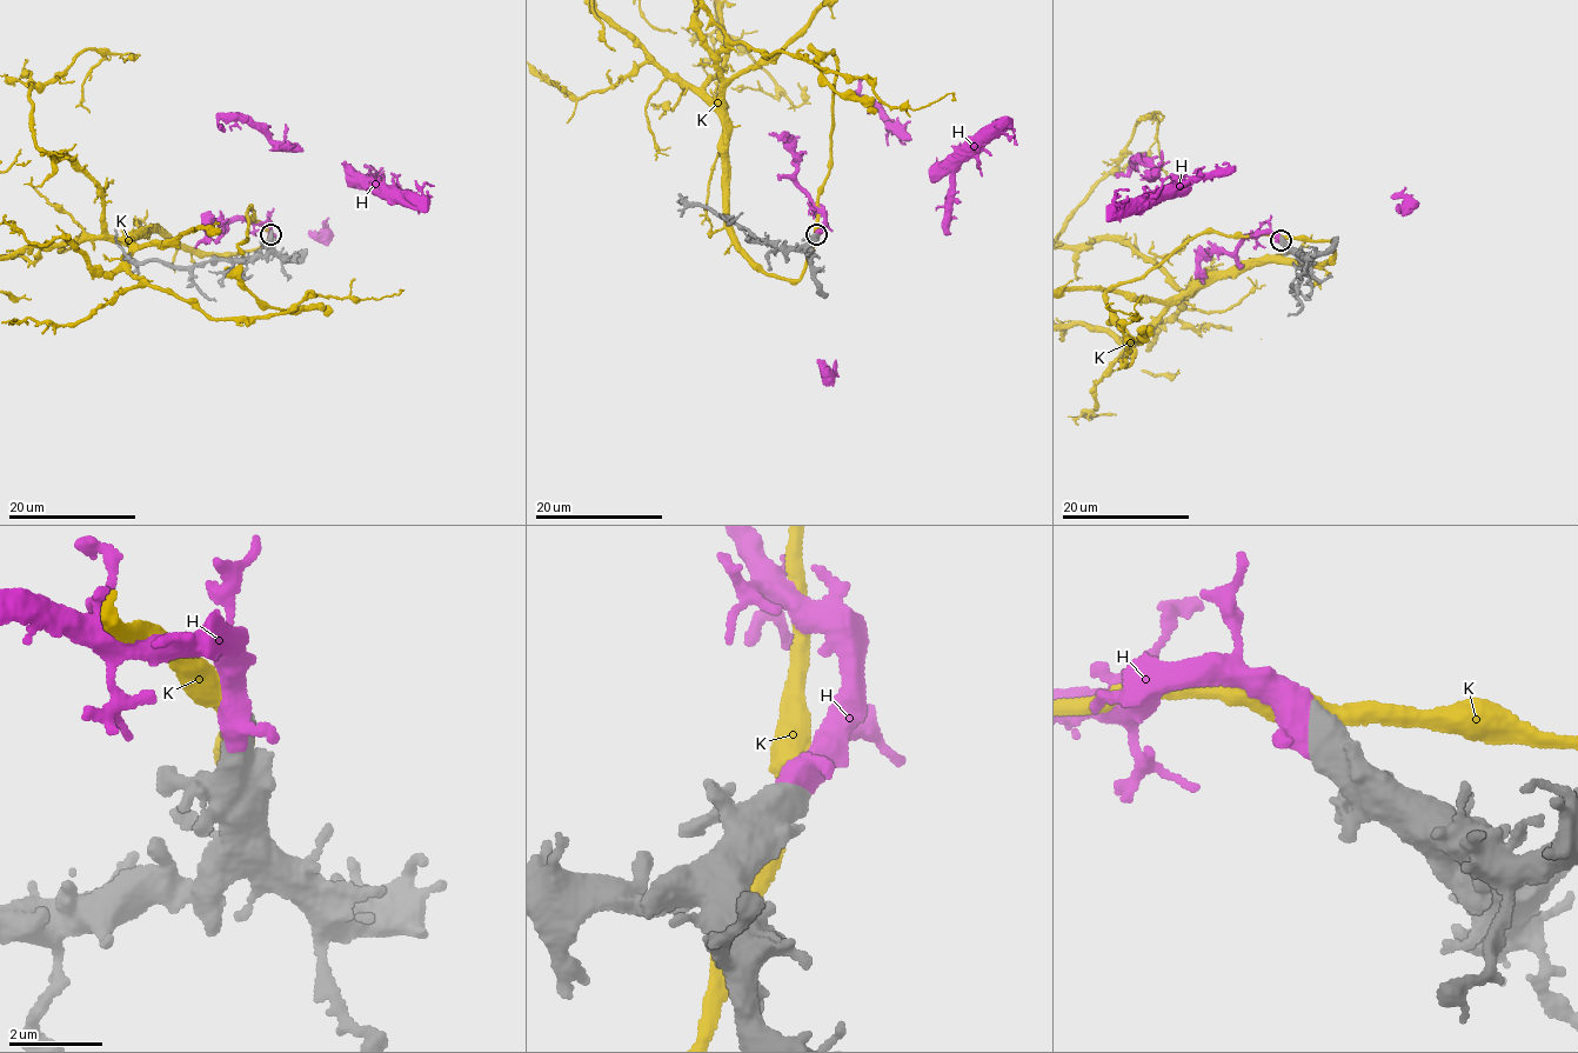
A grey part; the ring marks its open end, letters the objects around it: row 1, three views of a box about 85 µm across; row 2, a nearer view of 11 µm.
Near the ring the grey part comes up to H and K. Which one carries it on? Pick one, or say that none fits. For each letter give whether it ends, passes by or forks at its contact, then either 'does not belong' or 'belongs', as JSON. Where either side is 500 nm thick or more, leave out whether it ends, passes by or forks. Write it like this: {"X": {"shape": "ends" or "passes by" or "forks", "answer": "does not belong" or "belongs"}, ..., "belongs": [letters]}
{"H": {"answer": "belongs"}, "K": {"answer": "does not belong"}, "belongs": ["H"]}

